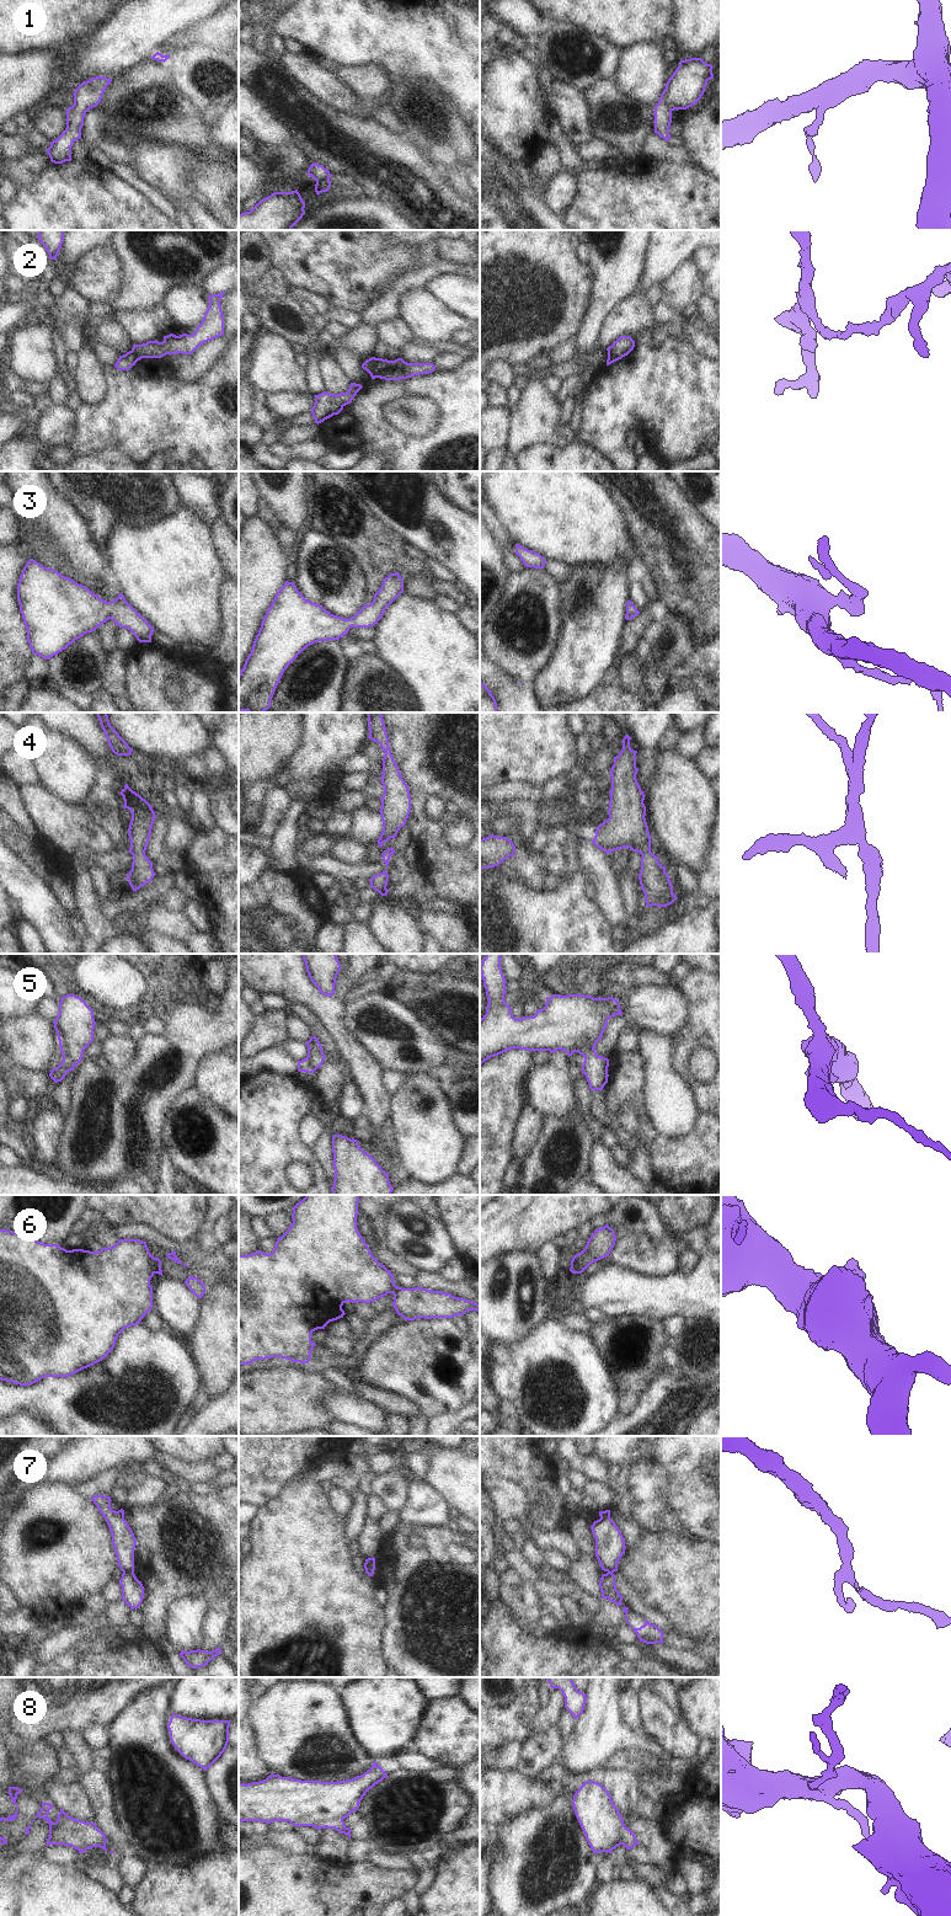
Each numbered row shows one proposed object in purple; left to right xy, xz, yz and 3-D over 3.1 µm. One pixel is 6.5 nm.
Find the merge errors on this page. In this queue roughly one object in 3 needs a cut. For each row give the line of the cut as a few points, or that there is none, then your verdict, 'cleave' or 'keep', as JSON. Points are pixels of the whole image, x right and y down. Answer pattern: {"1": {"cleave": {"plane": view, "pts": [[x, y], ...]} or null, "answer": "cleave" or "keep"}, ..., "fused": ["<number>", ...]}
{"1": {"cleave": null, "answer": "keep"}, "2": {"cleave": {"plane": "xz", "pts": [[377, 358], [369, 373]]}, "answer": "cleave"}, "3": {"cleave": null, "answer": "keep"}, "4": {"cleave": null, "answer": "keep"}, "5": {"cleave": {"plane": "xy", "pts": [[60, 1047], [74, 1065]]}, "answer": "cleave"}, "6": {"cleave": {"plane": "xy", "pts": [[154, 1258], [154, 1270], [156, 1273]]}, "answer": "cleave"}, "7": {"cleave": {"plane": "xy", "pts": [[133, 1570], [123, 1573]]}, "answer": "cleave"}, "8": {"cleave": null, "answer": "keep"}, "fused": ["2", "5", "6", "7"]}

